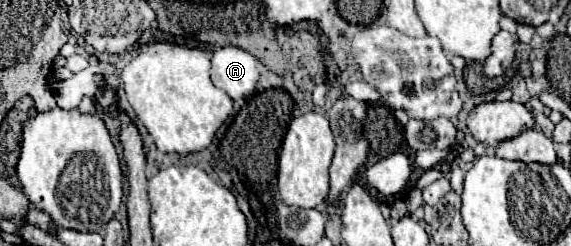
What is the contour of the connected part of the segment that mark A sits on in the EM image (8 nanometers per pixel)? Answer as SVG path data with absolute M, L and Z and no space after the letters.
M233 45L217 47L211 57L211 81L231 99L241 99L255 91L259 81L259 61Z

